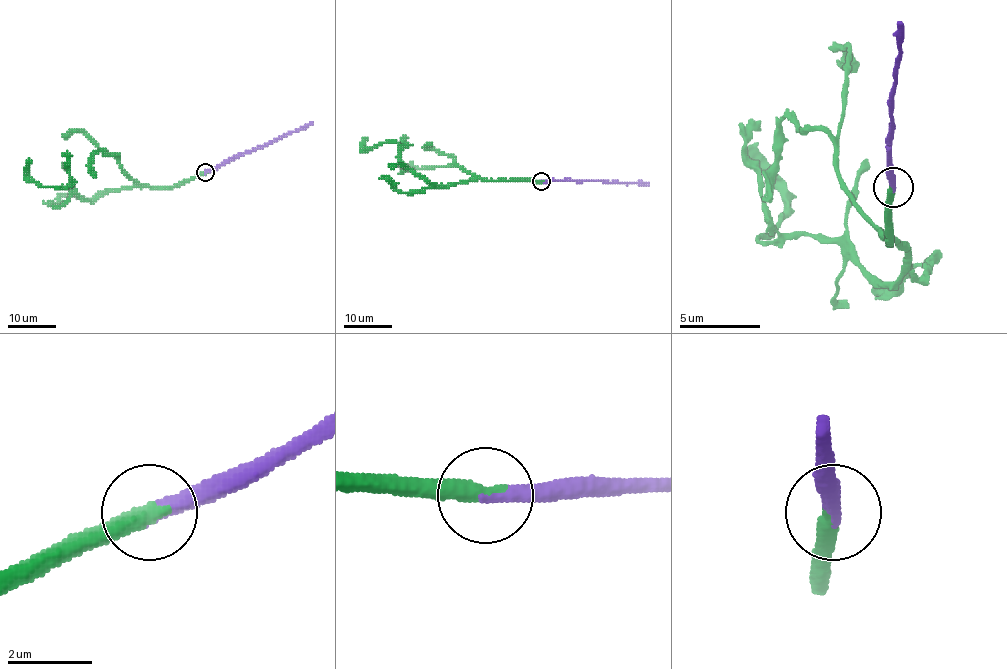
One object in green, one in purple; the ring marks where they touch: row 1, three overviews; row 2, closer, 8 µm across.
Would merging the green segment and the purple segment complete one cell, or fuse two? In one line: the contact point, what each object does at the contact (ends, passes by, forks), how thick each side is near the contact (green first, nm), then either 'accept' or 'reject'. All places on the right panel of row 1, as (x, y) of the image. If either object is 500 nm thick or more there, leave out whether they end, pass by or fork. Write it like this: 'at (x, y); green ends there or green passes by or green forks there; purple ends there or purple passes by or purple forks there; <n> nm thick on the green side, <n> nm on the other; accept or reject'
at (893, 187); green ends there; purple ends there; 440 nm thick on the green side, 320 nm on the other; accept

